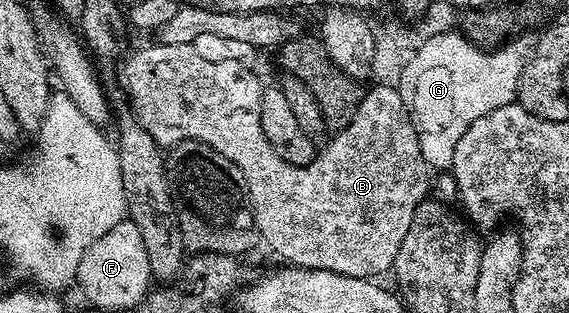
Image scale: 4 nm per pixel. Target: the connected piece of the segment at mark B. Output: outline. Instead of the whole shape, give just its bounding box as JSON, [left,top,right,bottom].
[121,43,431,279]

